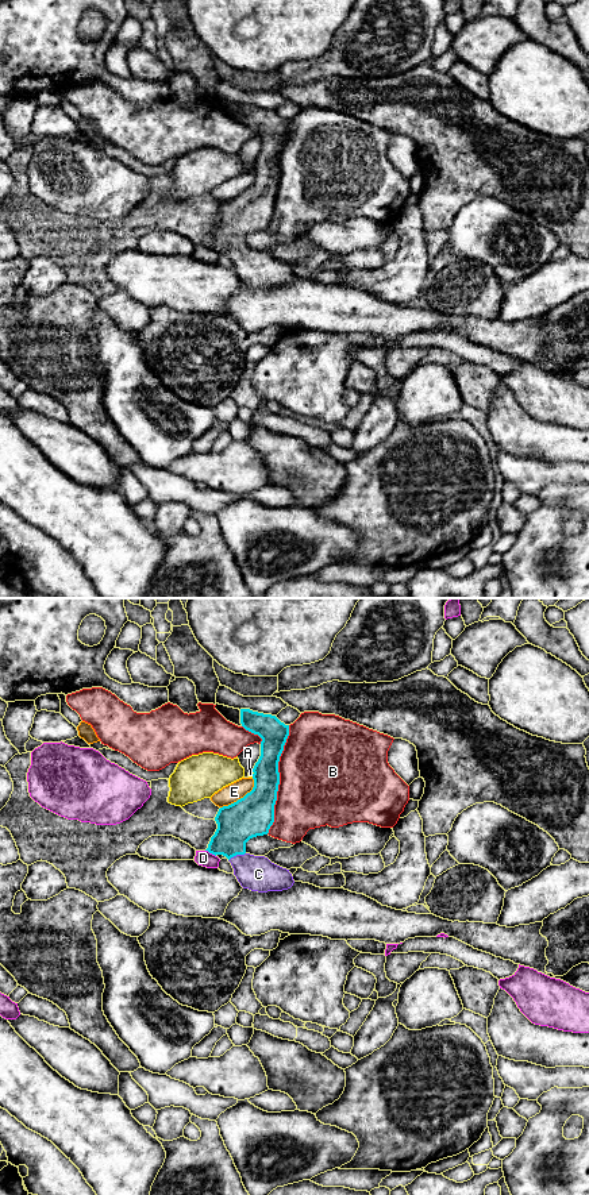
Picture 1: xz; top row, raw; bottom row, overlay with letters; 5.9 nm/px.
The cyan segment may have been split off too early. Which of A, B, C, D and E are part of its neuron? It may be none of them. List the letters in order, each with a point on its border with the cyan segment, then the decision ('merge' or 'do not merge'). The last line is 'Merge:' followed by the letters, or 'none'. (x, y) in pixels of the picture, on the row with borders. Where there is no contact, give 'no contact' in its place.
A: xz (253, 774) | do not merge
B: xz (278, 779) | do not merge
C: xz (237, 854) | merge
D: xz (211, 852) | do not merge
E: xz (241, 798) | do not merge
Merge: C

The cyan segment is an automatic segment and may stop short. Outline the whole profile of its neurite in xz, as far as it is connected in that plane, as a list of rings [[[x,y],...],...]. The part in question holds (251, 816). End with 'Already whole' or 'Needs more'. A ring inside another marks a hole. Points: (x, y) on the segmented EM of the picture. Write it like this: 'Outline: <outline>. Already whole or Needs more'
Outline: [[[240,709],[240,724],[262,739],[261,756],[253,768],[254,787],[243,798],[219,809],[215,817],[217,829],[205,851],[226,856],[243,888],[258,893],[288,890],[294,883],[289,870],[265,856],[247,853],[246,843],[267,834],[274,822],[278,762],[289,736],[289,725],[276,716],[250,709]]]. Needs more

